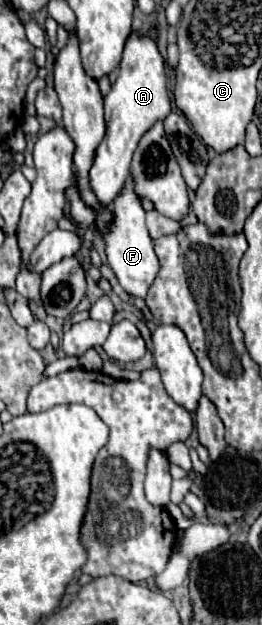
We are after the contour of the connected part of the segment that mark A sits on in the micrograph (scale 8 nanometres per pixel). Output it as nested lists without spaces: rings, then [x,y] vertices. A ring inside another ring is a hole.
[[[131,31],[131,35],[125,41],[119,65],[119,77],[115,79],[109,95],[105,97],[107,135],[95,151],[95,161],[89,171],[91,187],[97,199],[101,199],[101,203],[111,205],[113,199],[121,193],[125,179],[129,177],[129,163],[141,135],[155,121],[163,121],[169,113],[171,113],[171,103],[167,95],[165,61],[157,49],[157,41],[149,35],[137,35],[135,31]]]

